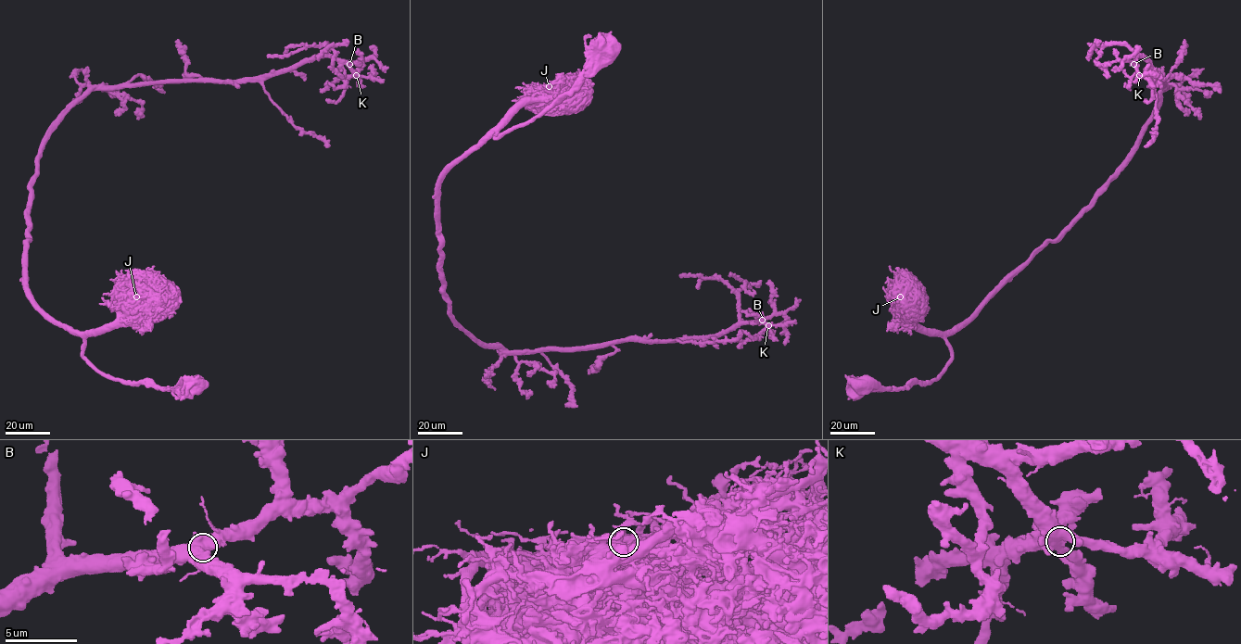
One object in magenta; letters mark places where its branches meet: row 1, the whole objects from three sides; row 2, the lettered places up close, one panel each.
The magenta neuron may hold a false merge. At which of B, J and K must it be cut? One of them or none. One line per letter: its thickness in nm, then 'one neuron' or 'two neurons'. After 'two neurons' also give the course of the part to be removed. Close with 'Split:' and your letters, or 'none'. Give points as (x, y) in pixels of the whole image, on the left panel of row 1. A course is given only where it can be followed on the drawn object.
B: calibre 600 nm; one neuron
J: calibre 600 nm; one neuron
K: calibre 550 nm; one neuron
Split: none

